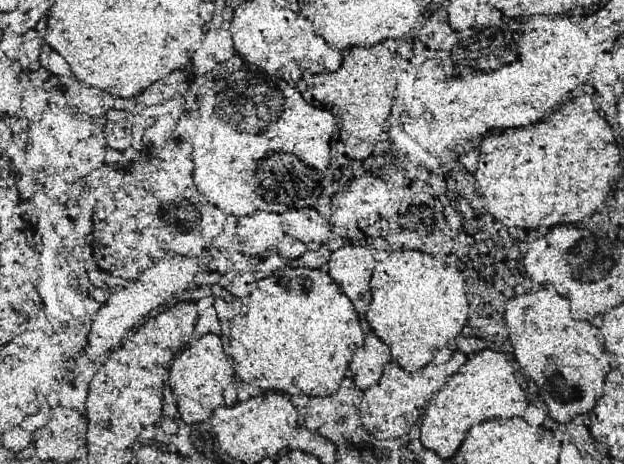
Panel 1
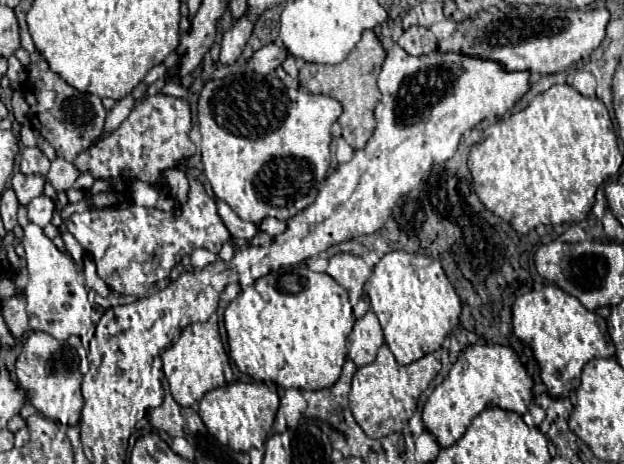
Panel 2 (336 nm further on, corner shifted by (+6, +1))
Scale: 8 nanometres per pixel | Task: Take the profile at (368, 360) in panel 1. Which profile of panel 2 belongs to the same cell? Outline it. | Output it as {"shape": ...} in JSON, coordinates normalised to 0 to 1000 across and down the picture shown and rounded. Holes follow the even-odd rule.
{"shape":[[[596,670],[583,683],[571,688],[567,709],[558,726],[558,765],[571,782],[571,791],[593,787],[603,774],[609,744],[615,739],[615,722],[609,696]]]}

